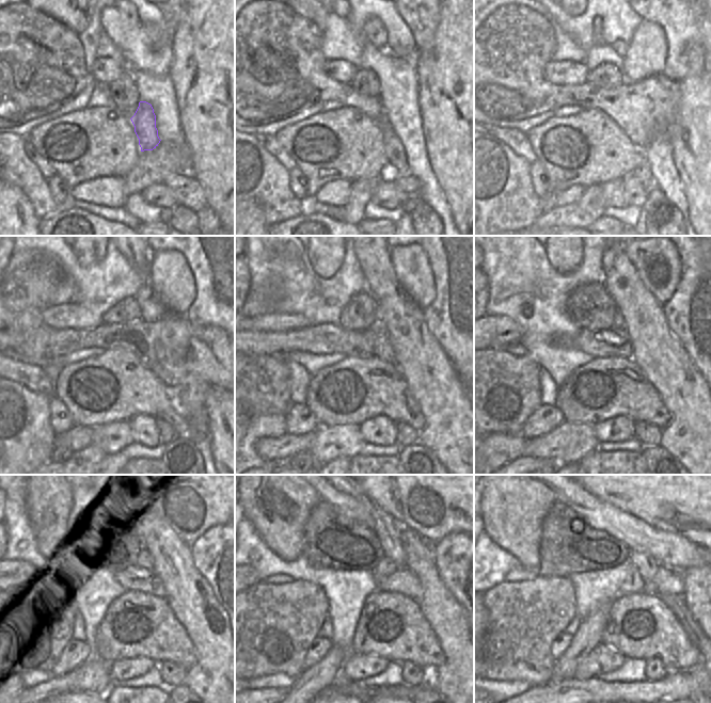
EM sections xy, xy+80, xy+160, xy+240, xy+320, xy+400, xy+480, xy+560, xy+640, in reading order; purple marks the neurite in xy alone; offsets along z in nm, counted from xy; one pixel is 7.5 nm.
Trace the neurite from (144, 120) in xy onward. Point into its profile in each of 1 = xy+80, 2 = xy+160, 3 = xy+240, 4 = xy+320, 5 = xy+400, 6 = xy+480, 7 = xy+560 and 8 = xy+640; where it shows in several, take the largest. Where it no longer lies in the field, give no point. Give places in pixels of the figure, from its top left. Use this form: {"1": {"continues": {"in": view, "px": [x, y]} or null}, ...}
{"1": {"continues": {"in": "xy+80", "px": [397, 164]}}, "2": {"continues": {"in": "xy+160", "px": [643, 172]}}, "3": {"continues": {"in": "xy+240", "px": [167, 433]}}, "4": {"continues": {"in": "xy+320", "px": [406, 434]}}, "5": {"continues": {"in": "xy+400", "px": [649, 434]}}, "6": {"continues": {"in": "xy+480", "px": [172, 674]}}, "7": {"continues": {"in": "xy+560", "px": [413, 675]}}, "8": {"continues": {"in": "xy+640", "px": [654, 671]}}}

